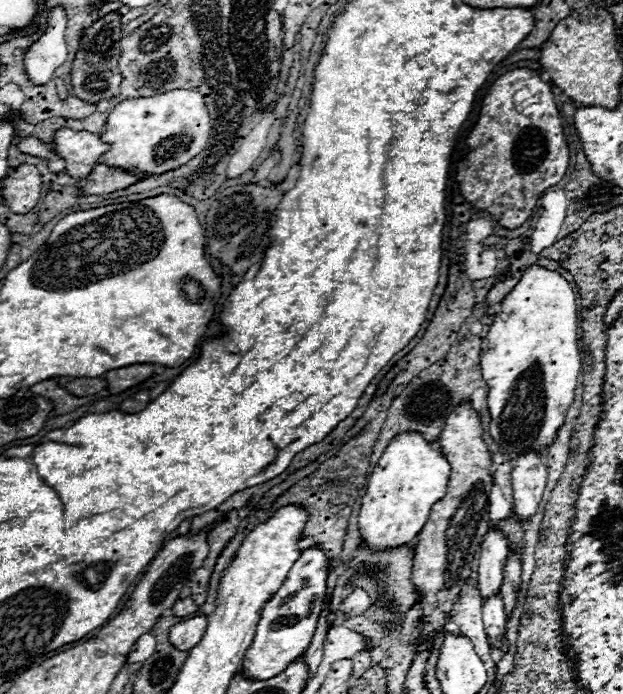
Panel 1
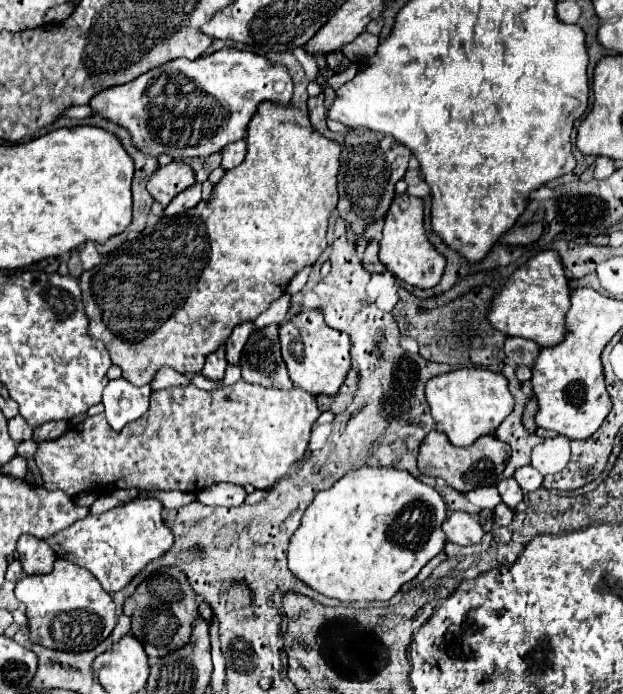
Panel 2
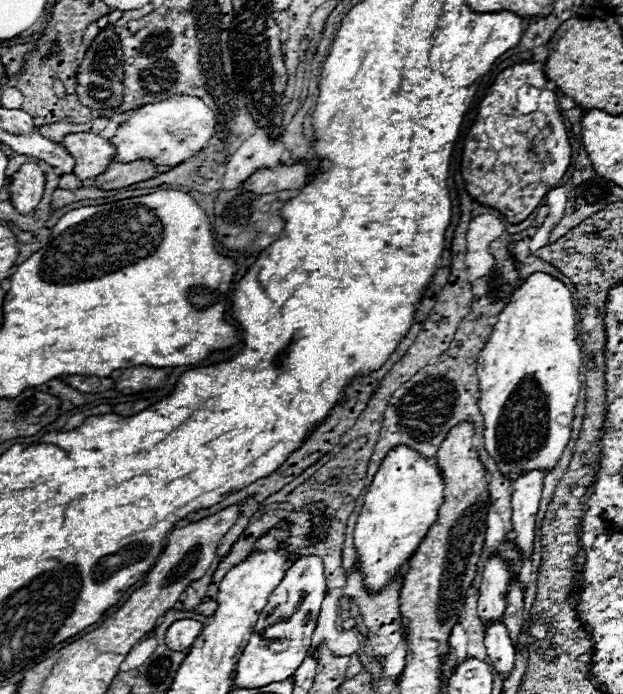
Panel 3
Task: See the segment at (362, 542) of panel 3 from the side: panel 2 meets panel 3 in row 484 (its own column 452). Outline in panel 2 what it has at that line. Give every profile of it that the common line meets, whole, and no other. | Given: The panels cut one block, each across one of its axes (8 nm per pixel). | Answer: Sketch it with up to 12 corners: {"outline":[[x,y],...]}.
{"outline":[[462,368],[426,382],[426,402],[454,446],[510,414],[508,380]]}

